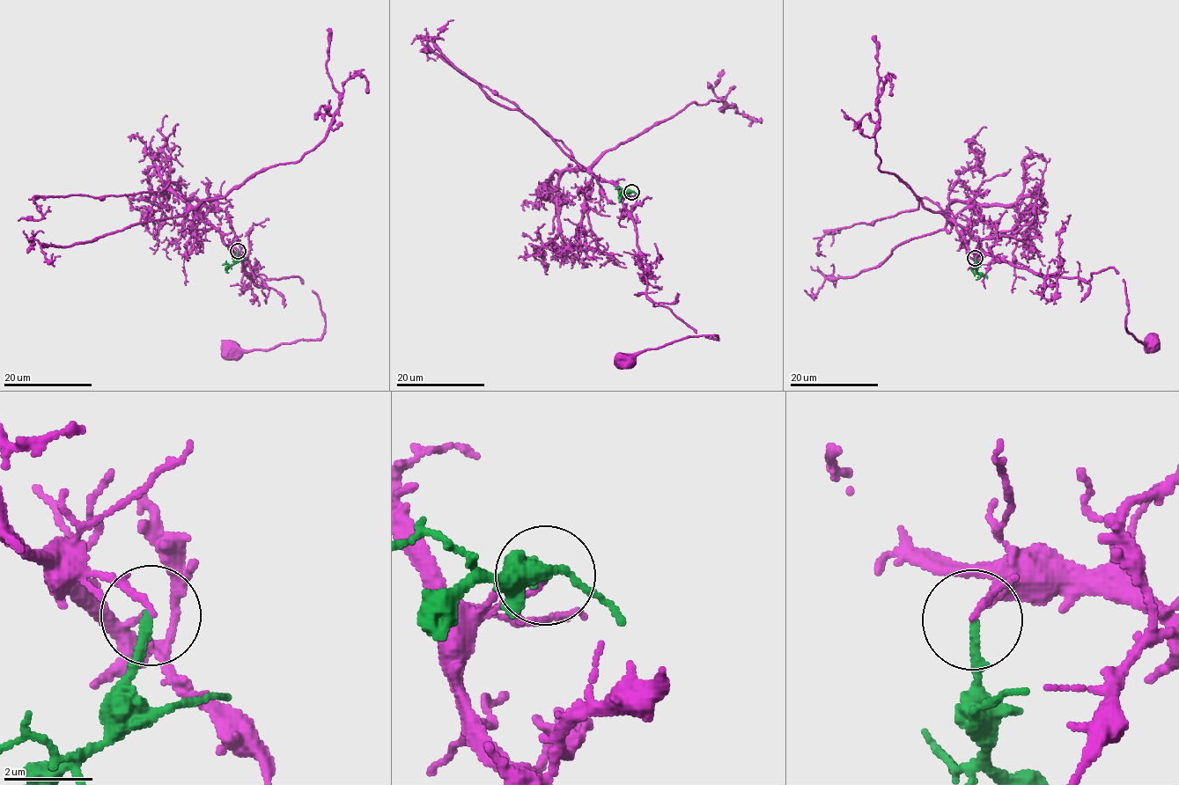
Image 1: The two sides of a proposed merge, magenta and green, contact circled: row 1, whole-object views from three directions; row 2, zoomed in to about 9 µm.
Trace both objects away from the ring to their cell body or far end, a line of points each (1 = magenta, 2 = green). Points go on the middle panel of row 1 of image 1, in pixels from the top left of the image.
1: (631, 192), (622, 208), (634, 223), (647, 297), (696, 333), (718, 340), (688, 336), (630, 353), (625, 361)
2: (631, 192), (625, 192), (619, 201)

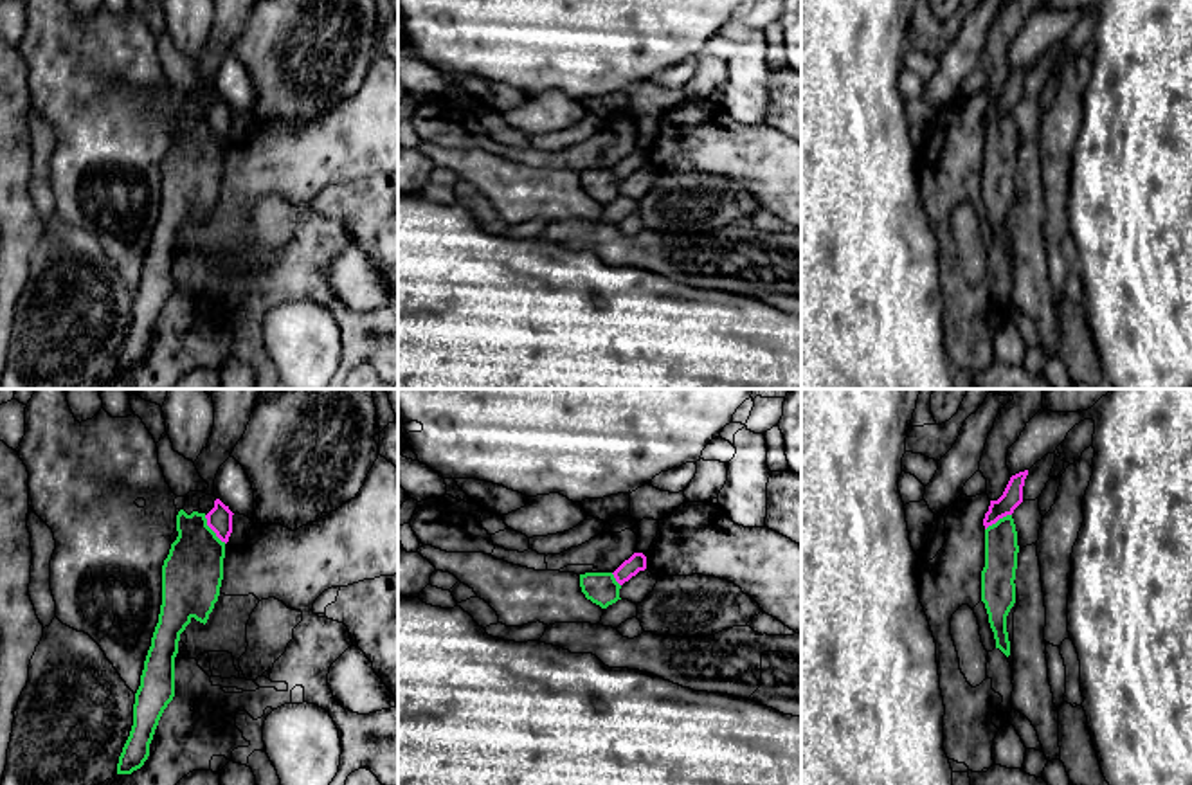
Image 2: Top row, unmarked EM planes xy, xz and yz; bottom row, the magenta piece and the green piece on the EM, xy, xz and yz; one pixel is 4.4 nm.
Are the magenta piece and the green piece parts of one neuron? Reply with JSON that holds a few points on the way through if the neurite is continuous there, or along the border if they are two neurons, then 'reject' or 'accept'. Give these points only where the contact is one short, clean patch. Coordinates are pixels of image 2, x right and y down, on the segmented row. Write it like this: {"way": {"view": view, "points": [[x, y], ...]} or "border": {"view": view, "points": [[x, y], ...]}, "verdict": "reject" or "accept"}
{"border": {"view": "xy", "points": [[204, 515], [209, 528], [225, 542]]}, "verdict": "reject"}

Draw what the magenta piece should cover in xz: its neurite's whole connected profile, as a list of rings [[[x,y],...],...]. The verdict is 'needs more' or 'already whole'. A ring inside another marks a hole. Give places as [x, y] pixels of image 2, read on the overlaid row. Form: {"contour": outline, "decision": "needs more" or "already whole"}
{"contour": [[[634,553],[628,560],[625,560],[612,574],[619,585],[628,582],[639,571],[646,569],[646,556],[643,553]]], "decision": "already whole"}

